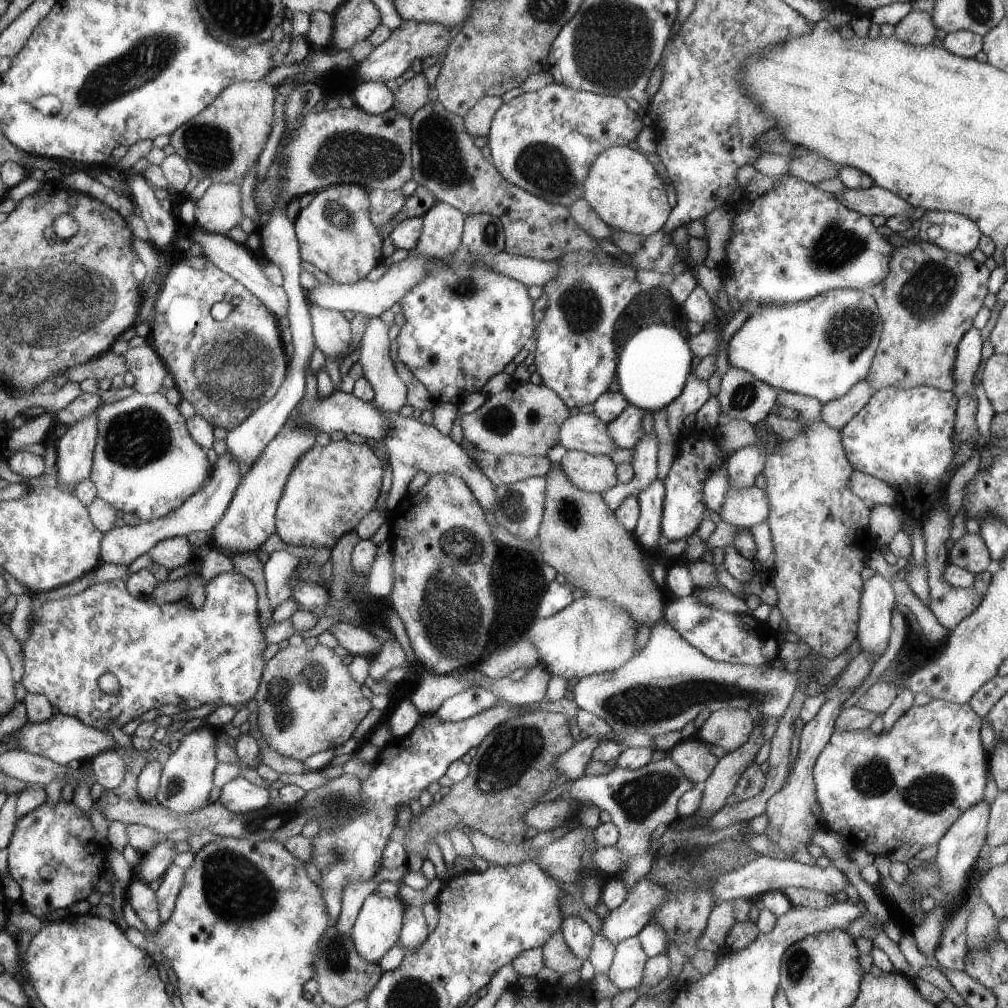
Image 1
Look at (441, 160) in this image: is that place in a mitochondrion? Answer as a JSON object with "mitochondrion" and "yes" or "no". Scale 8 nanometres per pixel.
{"mitochondrion":"yes"}

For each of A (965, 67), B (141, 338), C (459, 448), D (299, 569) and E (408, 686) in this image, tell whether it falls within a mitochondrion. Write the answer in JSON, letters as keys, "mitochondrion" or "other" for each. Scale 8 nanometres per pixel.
{"A":"other","B":"other","C":"other","D":"mitochondrion","E":"other"}

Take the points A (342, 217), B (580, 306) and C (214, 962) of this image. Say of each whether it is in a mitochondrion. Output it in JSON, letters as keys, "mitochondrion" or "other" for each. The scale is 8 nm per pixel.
{"A":"mitochondrion","B":"mitochondrion","C":"other"}

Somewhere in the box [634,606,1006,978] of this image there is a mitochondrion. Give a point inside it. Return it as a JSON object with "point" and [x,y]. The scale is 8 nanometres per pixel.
{"point":[933,793]}

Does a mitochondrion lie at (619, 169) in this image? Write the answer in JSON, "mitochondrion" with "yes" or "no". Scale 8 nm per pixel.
{"mitochondrion":"no"}

